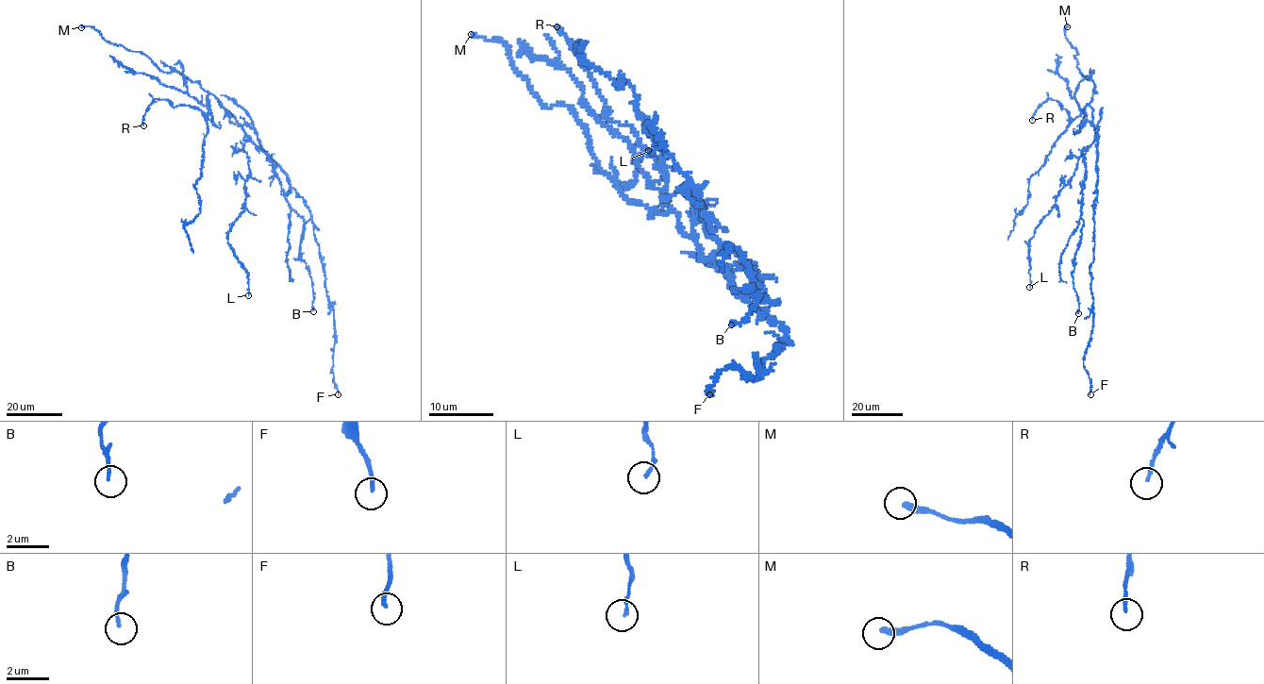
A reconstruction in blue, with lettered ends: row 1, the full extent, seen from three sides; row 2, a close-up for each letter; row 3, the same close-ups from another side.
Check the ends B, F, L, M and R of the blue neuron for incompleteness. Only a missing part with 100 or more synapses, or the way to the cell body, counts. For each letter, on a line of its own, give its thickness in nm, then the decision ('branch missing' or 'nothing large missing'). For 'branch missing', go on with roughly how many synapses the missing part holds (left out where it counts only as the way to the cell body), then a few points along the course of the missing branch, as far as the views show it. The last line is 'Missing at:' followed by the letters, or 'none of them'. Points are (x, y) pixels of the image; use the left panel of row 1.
B: 140 nm | nothing large missing
F: 170 nm | nothing large missing
L: 140 nm | nothing large missing
M: 320 nm | branch missing | (81, 27), (69, 27), (58, 15), (39, 14), (22, 18)
R: 160 nm | nothing large missing
Missing at: M

